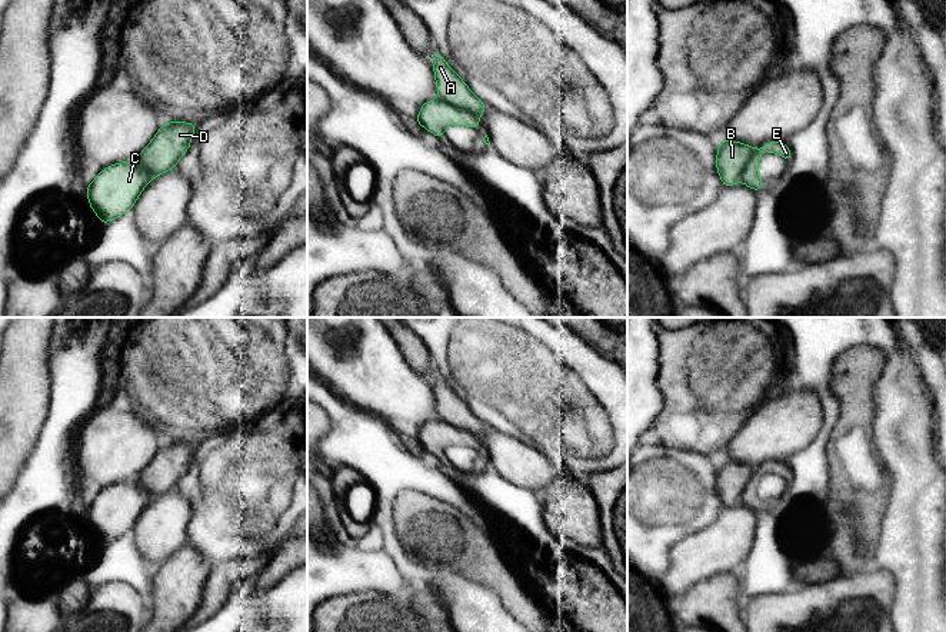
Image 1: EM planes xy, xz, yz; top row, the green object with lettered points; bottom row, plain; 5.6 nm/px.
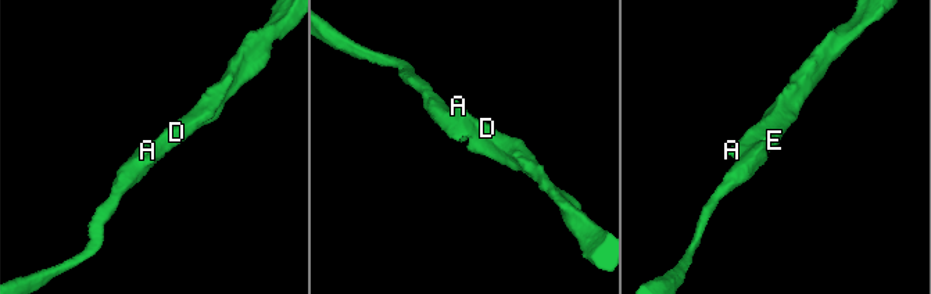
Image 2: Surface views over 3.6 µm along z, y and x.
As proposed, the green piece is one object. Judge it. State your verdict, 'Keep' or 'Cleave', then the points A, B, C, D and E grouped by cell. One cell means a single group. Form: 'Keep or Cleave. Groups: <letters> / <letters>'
Cleave. Groups: A B D / C E

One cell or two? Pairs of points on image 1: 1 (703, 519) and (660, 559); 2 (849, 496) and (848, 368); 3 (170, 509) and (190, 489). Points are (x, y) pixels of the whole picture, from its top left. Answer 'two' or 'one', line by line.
1: one
2: one
3: two

